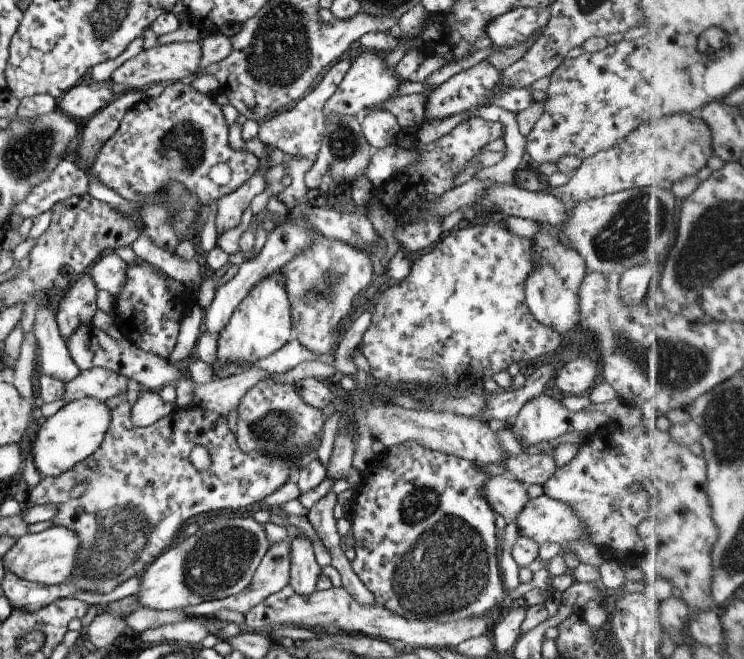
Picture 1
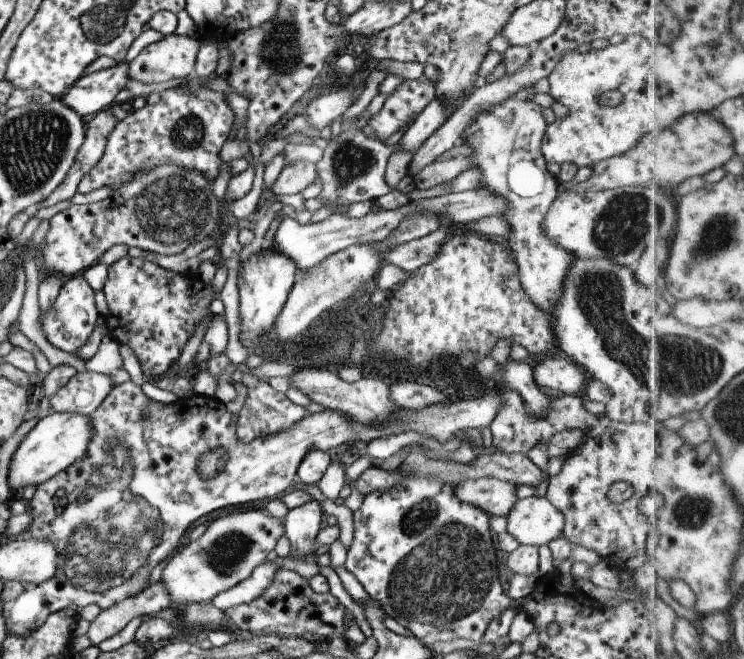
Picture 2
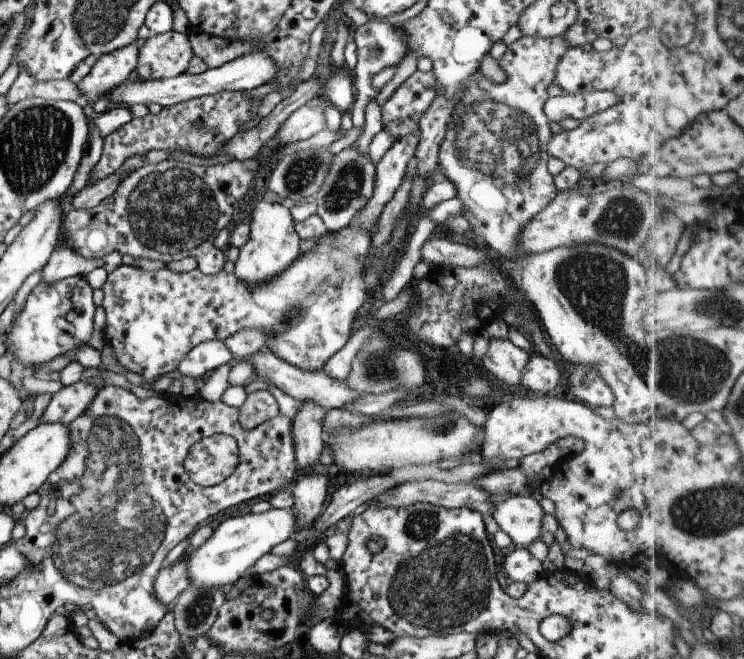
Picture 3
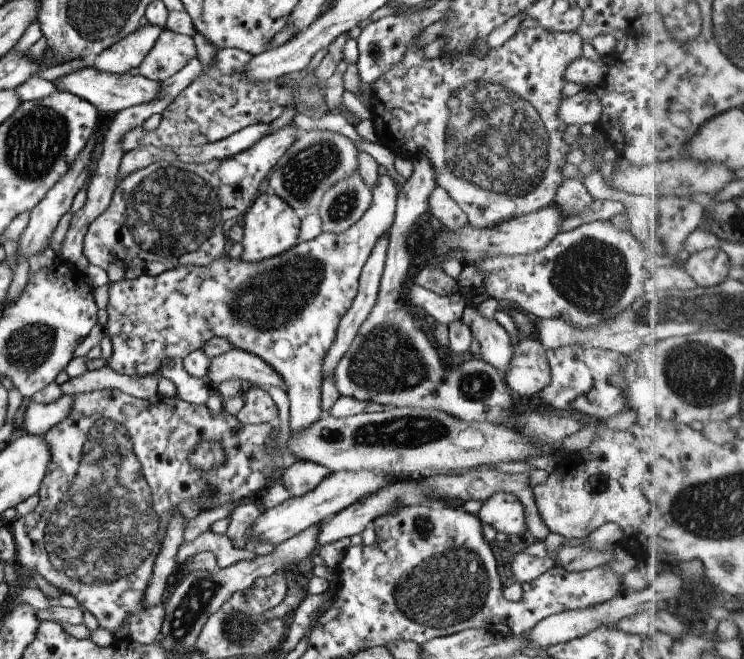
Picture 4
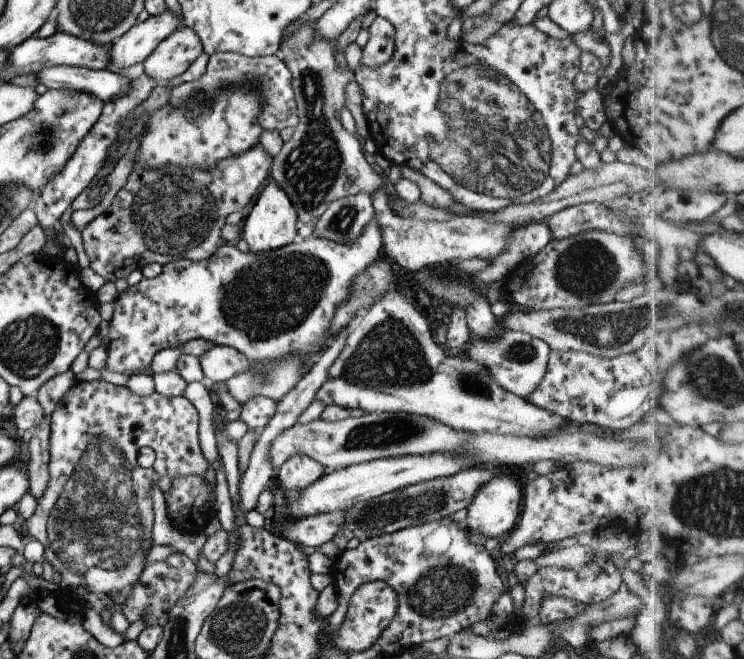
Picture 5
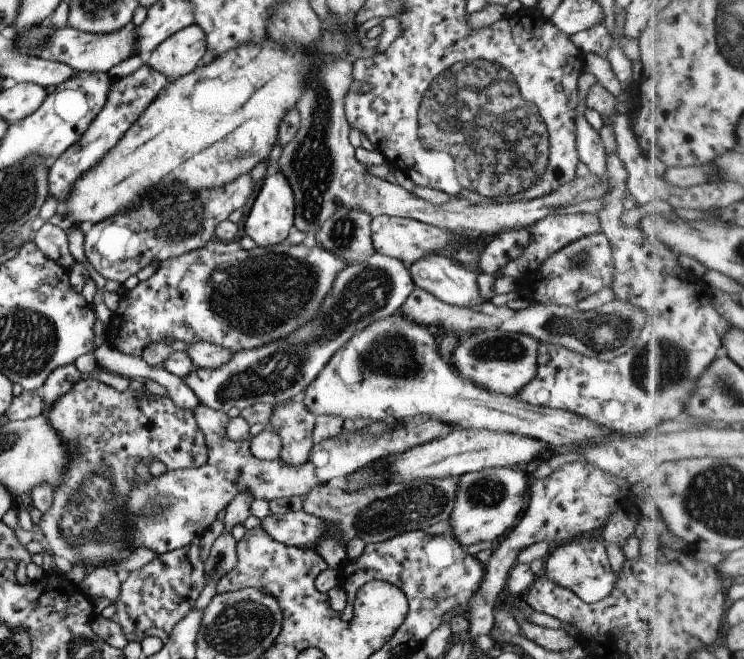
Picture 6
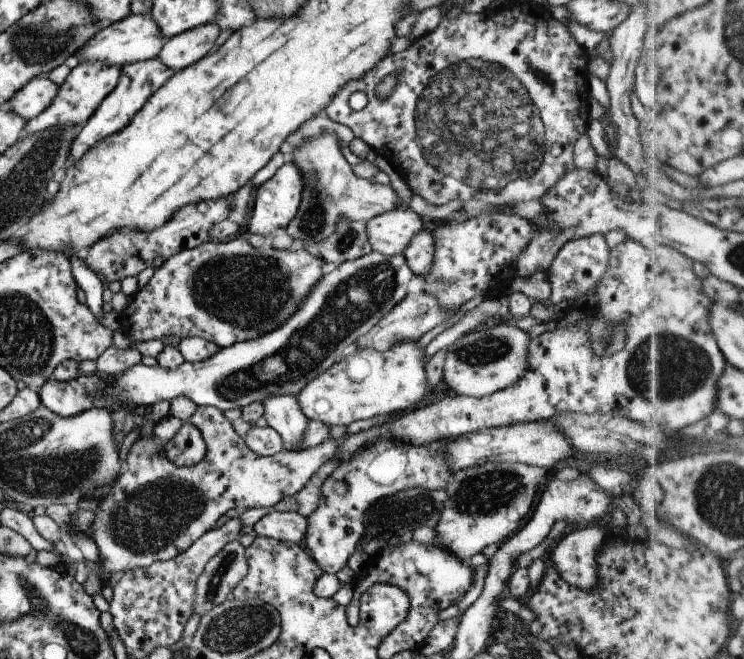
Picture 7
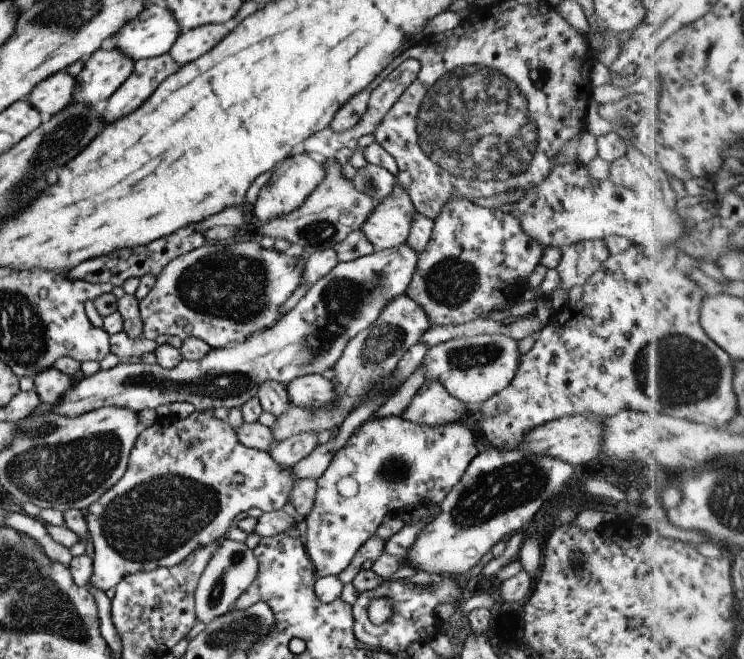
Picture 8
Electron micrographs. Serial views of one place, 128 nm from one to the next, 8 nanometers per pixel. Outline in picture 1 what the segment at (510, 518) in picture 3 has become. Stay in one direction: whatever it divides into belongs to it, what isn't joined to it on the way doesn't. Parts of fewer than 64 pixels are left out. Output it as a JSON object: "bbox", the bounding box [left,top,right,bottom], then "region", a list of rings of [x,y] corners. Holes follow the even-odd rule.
{"bbox":[516,496,592,546],"region":[[[540,496],[539,498],[531,498],[518,516],[516,516],[516,525],[520,536],[526,536],[530,540],[534,540],[538,545],[546,543],[555,543],[560,546],[570,544],[574,540],[580,540],[584,543],[592,544],[589,527],[578,518],[578,514],[563,501],[549,498],[548,496]]]}

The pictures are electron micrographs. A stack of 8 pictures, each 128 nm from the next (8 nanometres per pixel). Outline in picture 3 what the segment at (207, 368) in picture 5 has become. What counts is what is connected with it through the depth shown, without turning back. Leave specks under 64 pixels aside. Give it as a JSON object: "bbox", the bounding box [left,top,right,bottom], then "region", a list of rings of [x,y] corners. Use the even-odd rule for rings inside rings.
{"bbox":[244,350,366,410],"region":[[[268,350],[259,351],[244,360],[254,364],[255,378],[259,380],[271,380],[276,384],[278,389],[293,399],[303,403],[312,402],[326,410],[342,409],[350,402],[354,403],[356,400],[359,400],[359,394],[366,394],[359,393],[354,388],[348,387],[347,383],[342,379],[331,378],[323,368],[316,371],[303,370],[297,365],[285,362]]]}

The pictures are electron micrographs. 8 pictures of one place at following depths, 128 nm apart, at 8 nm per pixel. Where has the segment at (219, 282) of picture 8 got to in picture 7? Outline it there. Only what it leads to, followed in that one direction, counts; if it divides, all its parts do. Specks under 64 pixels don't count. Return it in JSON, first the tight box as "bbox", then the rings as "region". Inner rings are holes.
{"bbox":[120,238,330,348],"region":[[[238,238],[236,240],[230,240],[229,242],[212,242],[206,241],[203,242],[200,246],[197,246],[193,249],[184,249],[182,252],[175,254],[165,260],[163,264],[154,270],[154,275],[150,278],[150,281],[144,288],[137,290],[135,294],[132,296],[130,306],[128,306],[128,310],[123,314],[120,320],[120,332],[123,333],[124,338],[126,339],[126,343],[128,341],[131,342],[144,342],[150,339],[161,339],[163,341],[167,341],[170,337],[174,338],[188,338],[188,337],[200,337],[204,340],[208,340],[208,342],[214,342],[218,348],[228,348],[237,342],[242,342],[244,340],[250,340],[258,338],[262,336],[262,334],[266,334],[272,330],[276,330],[278,327],[282,326],[284,322],[294,314],[296,310],[298,310],[298,306],[304,302],[304,298],[306,298],[306,294],[320,282],[320,278],[325,275],[325,273],[330,268],[329,265],[326,264],[323,258],[317,258],[312,255],[311,250],[307,248],[295,250],[286,249],[278,249],[272,247],[271,244],[267,244],[260,248],[256,248],[248,242],[246,238]]]}

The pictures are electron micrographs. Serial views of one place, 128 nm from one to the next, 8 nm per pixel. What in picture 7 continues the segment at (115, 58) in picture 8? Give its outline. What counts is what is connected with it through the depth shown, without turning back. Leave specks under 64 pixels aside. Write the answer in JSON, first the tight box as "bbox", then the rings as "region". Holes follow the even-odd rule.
{"bbox":[24,62,122,136],"region":[[[82,62],[73,68],[66,77],[64,83],[60,85],[58,96],[54,98],[54,102],[46,108],[42,114],[36,118],[28,120],[24,126],[24,135],[34,136],[40,134],[42,130],[50,130],[50,128],[58,128],[58,126],[83,125],[96,112],[102,101],[118,86],[121,77],[122,67],[114,64],[106,64],[106,62]]]}

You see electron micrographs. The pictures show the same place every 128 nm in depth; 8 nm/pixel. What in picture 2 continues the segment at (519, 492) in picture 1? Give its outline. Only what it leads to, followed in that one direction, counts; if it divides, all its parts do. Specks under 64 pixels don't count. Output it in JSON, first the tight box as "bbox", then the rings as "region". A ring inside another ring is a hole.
{"bbox":[454,477,519,517],"region":[[[495,477],[463,481],[454,488],[455,496],[461,502],[493,516],[506,517],[519,500],[514,485]]]}

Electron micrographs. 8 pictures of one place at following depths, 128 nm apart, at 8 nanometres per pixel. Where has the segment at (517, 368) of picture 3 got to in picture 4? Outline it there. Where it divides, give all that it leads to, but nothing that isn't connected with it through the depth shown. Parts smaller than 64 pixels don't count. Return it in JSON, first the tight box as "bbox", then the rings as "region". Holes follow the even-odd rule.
{"bbox":[463,306,512,372],"region":[[[466,306],[463,312],[464,321],[474,338],[480,344],[478,357],[496,367],[500,372],[506,372],[512,360],[512,346],[506,329],[496,319],[488,319],[478,308]]]}

